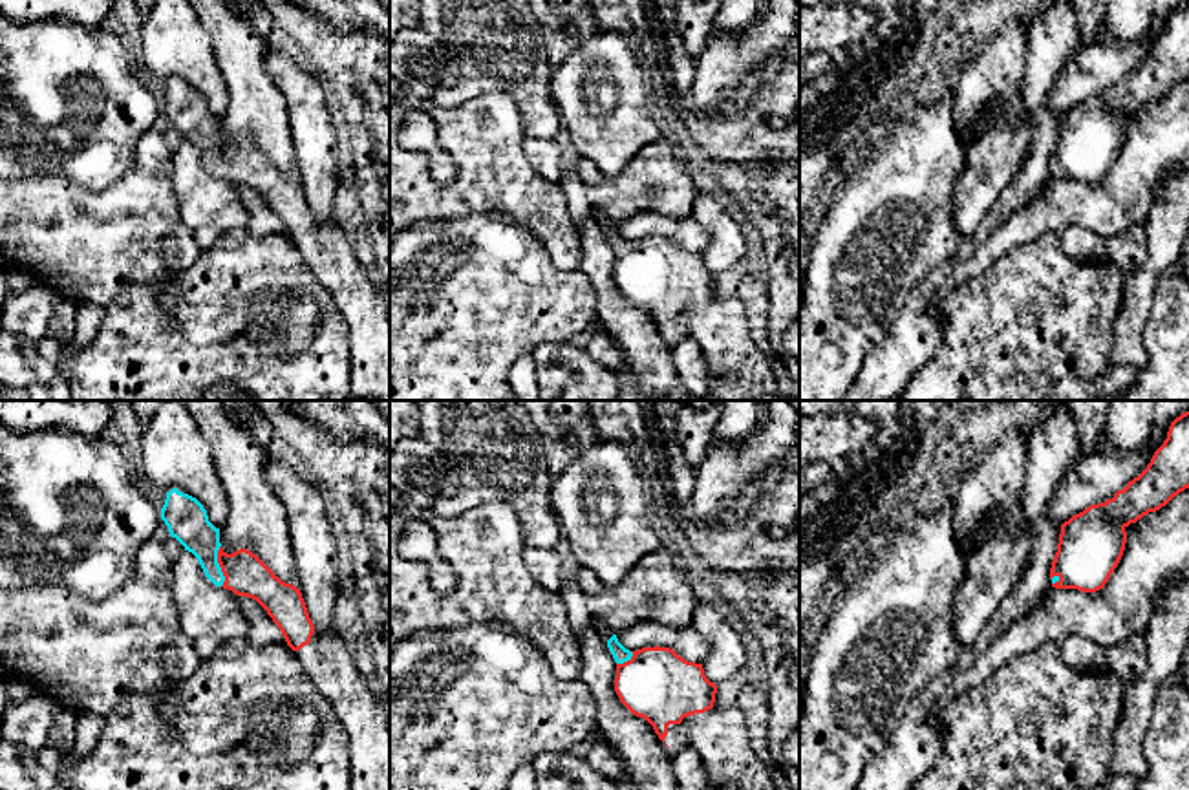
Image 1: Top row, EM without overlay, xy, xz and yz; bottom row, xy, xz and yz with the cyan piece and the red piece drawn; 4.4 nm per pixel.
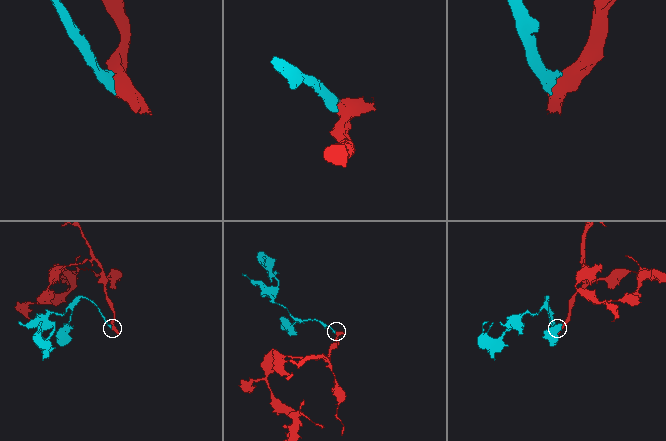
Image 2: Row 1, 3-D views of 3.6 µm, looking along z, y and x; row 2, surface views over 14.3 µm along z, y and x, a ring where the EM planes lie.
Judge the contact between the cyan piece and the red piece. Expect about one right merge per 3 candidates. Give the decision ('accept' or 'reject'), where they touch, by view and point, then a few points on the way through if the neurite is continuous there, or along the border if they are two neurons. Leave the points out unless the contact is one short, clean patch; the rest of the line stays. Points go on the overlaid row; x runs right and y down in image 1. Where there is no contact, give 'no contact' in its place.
accept; contact xy (218, 565); way xy (187, 520), (218, 565), (246, 575)

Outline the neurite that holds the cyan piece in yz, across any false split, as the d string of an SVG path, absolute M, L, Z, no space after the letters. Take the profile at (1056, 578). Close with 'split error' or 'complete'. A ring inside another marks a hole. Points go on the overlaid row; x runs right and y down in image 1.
M1189 411L1176 417L1147 468L1112 499L1090 505L1061 525L1050 578L1055 589L1096 592L1118 567L1125 528L1189 488Z | split error

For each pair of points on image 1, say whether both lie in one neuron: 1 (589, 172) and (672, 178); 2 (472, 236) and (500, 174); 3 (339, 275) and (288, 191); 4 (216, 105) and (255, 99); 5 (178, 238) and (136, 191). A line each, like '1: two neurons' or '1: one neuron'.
1: one neuron
2: two neurons
3: one neuron
4: two neurons
5: two neurons

